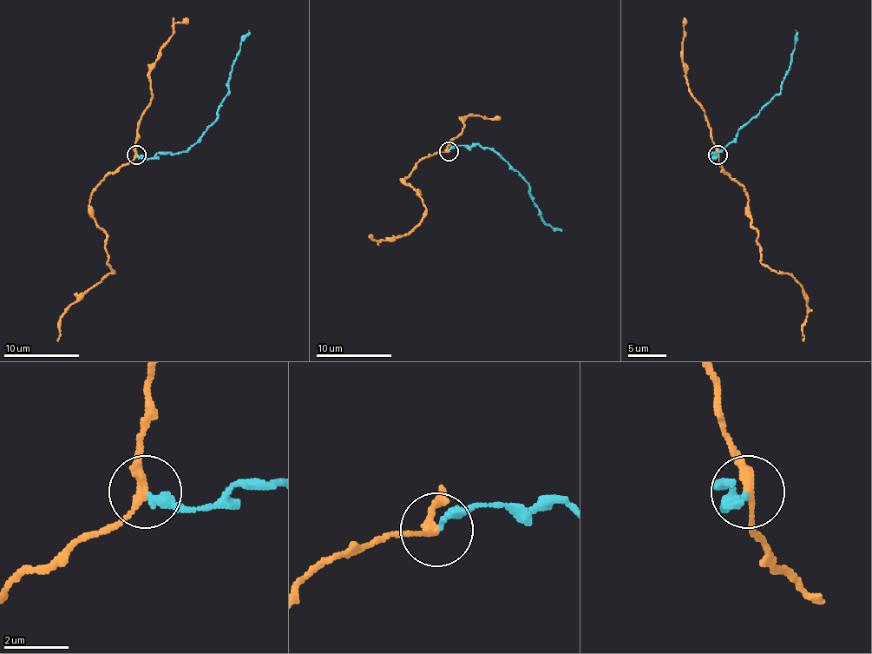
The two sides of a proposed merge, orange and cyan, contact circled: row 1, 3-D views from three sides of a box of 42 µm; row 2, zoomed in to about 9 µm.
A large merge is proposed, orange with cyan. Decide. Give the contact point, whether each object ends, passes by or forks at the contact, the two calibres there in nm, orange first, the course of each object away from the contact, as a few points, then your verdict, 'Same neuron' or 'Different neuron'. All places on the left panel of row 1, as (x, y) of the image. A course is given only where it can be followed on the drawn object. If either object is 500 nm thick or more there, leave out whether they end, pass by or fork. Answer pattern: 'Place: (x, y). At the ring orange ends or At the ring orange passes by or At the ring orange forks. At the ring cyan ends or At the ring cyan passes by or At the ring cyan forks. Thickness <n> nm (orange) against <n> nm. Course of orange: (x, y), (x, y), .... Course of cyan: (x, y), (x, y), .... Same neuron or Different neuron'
Place: (136, 155). At the ring orange passes by. At the ring cyan ends. Thickness 240 nm (orange) against 280 nm. Course of orange: (136, 155), (90, 195), (88, 214), (104, 231), (114, 273), (60, 319), (58, 341). Course of cyan: (138, 155), (147, 159), (187, 151), (202, 136), (229, 92), (229, 71), (248, 29). Different neuron

